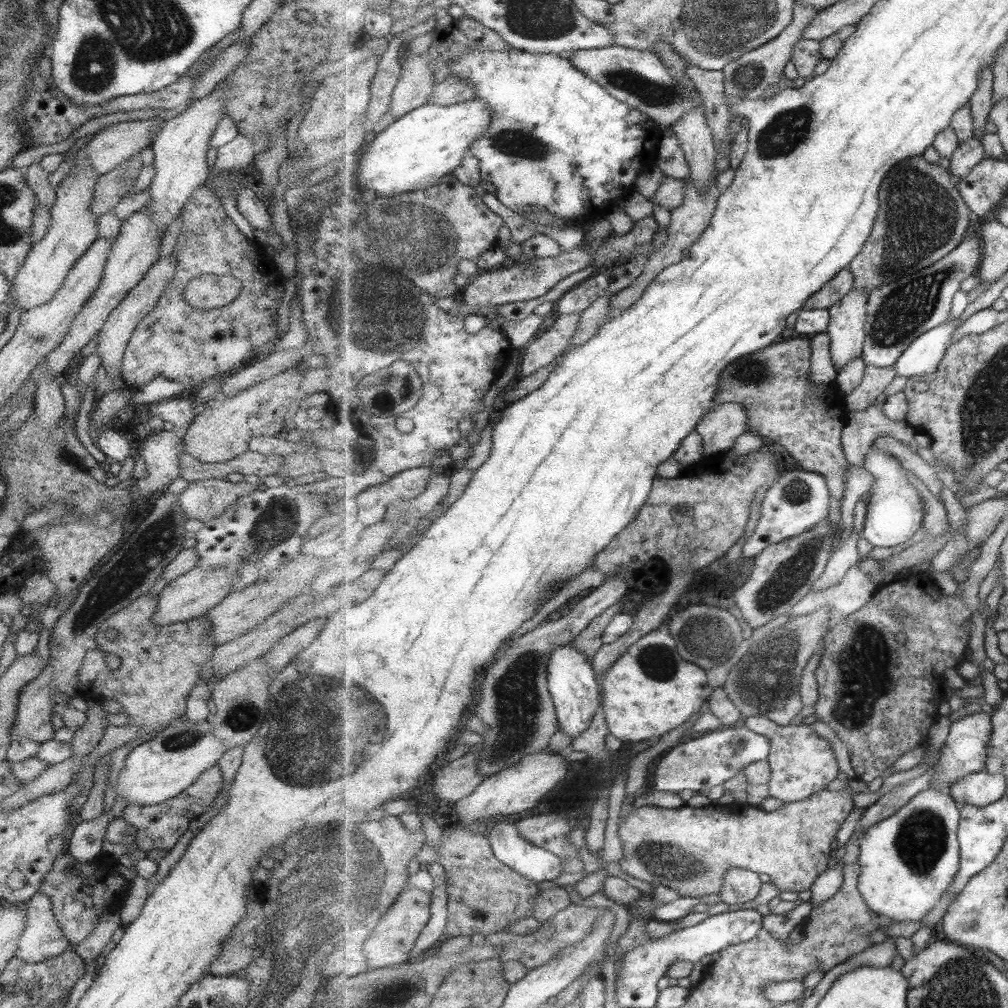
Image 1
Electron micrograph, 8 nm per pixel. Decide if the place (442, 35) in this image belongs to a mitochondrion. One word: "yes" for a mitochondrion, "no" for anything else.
no

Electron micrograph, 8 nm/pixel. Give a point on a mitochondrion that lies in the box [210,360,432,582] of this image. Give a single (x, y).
(279, 520)

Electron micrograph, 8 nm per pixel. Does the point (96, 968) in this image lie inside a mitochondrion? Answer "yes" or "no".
no

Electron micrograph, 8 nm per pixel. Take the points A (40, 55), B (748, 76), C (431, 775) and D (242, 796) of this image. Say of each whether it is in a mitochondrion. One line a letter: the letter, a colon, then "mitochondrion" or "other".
A: other
B: mitochondrion
C: other
D: other

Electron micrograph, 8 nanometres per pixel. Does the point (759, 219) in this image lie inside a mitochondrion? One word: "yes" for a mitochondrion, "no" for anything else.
no

